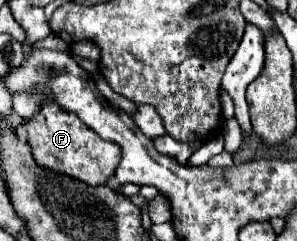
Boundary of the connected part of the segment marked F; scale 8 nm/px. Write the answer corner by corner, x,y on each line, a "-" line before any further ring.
44,102
40,112
24,126
28,130
28,144
38,166
66,174
70,178
78,178
80,182
90,186
106,184
114,176
114,170
120,162
120,146
102,140
96,132
88,130
88,126
84,126
84,122
76,118
76,114
64,110
62,106
56,106
56,102

